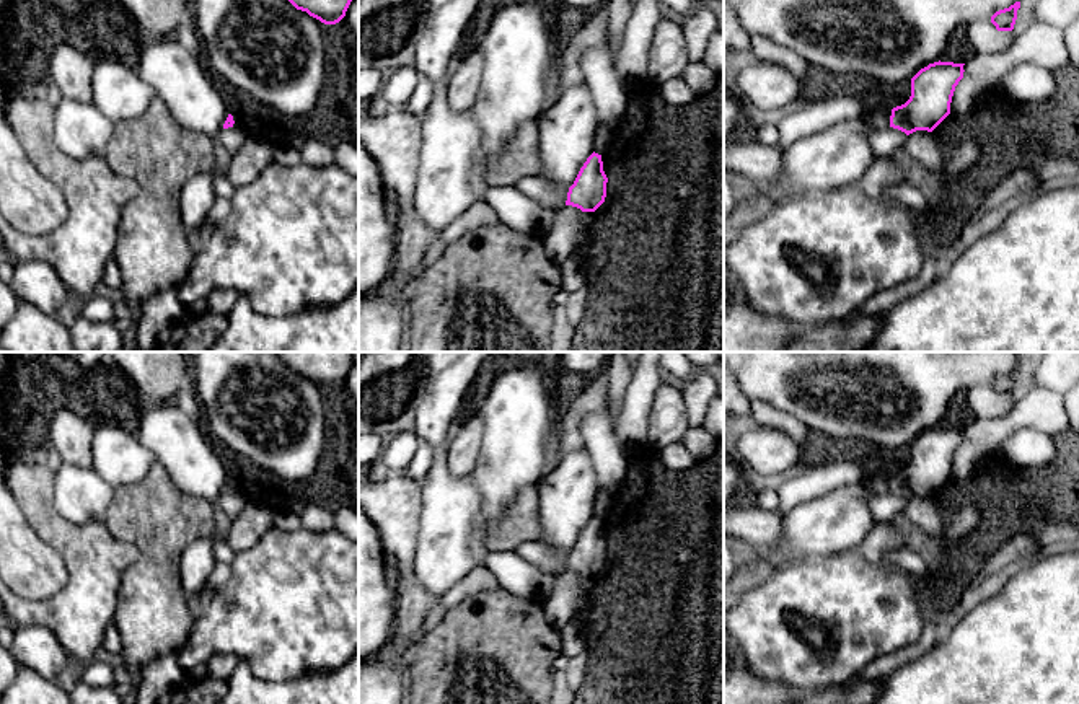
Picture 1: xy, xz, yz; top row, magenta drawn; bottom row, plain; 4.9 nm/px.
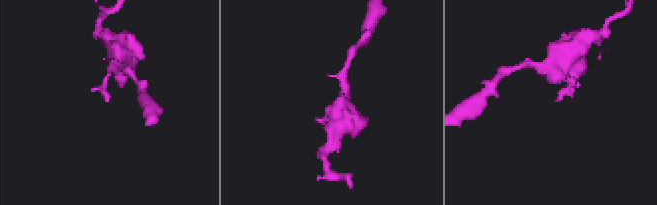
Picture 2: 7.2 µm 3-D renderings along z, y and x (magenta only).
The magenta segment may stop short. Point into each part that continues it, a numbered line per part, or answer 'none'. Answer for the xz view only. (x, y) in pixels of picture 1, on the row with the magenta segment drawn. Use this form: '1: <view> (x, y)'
none

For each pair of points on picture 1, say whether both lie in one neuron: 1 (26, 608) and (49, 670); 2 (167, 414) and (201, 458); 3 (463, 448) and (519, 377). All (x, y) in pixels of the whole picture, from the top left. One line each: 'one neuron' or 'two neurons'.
1: two neurons
2: one neuron
3: two neurons

